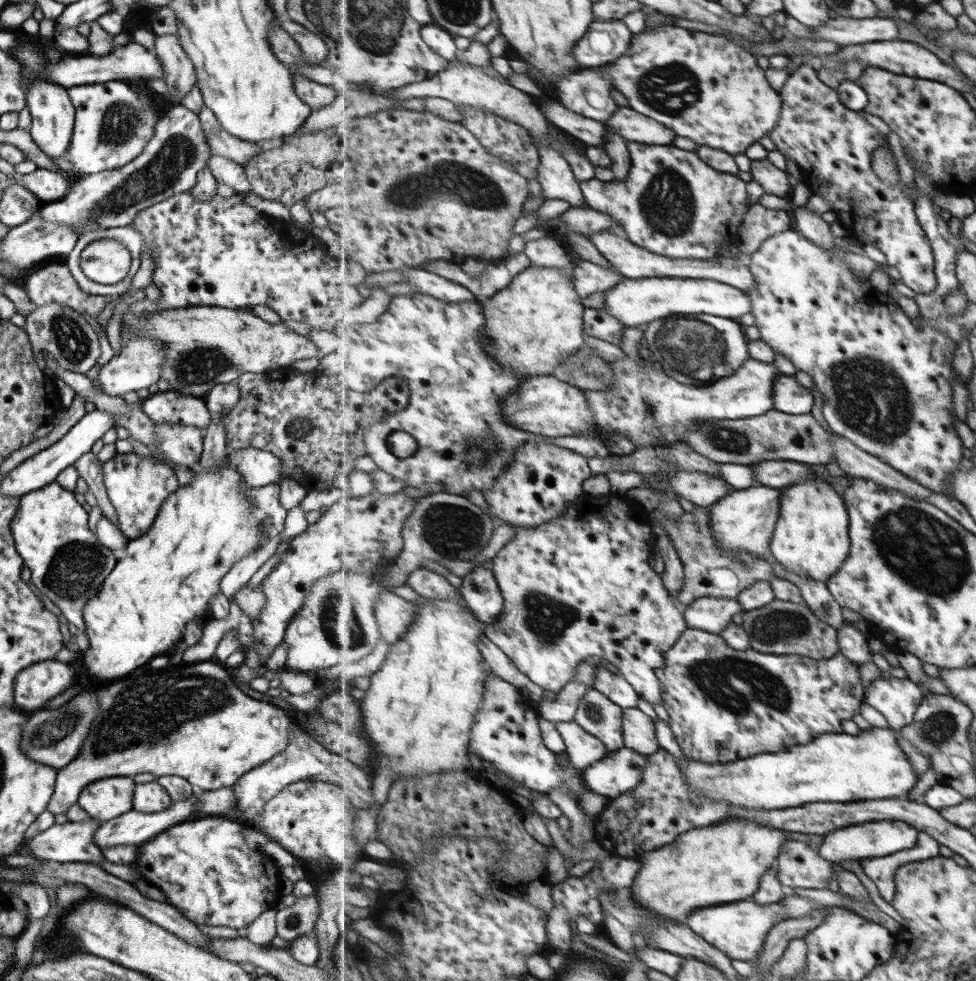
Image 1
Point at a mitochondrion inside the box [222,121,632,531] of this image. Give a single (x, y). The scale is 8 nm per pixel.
(455, 180)

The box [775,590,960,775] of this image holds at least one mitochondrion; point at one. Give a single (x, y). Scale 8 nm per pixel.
(936, 731)

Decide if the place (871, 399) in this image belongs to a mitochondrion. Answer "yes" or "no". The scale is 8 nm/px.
yes

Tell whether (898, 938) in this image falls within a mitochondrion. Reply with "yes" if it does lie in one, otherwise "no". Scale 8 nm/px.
no

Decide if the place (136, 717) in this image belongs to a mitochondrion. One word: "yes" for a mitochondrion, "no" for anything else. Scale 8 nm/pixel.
yes

